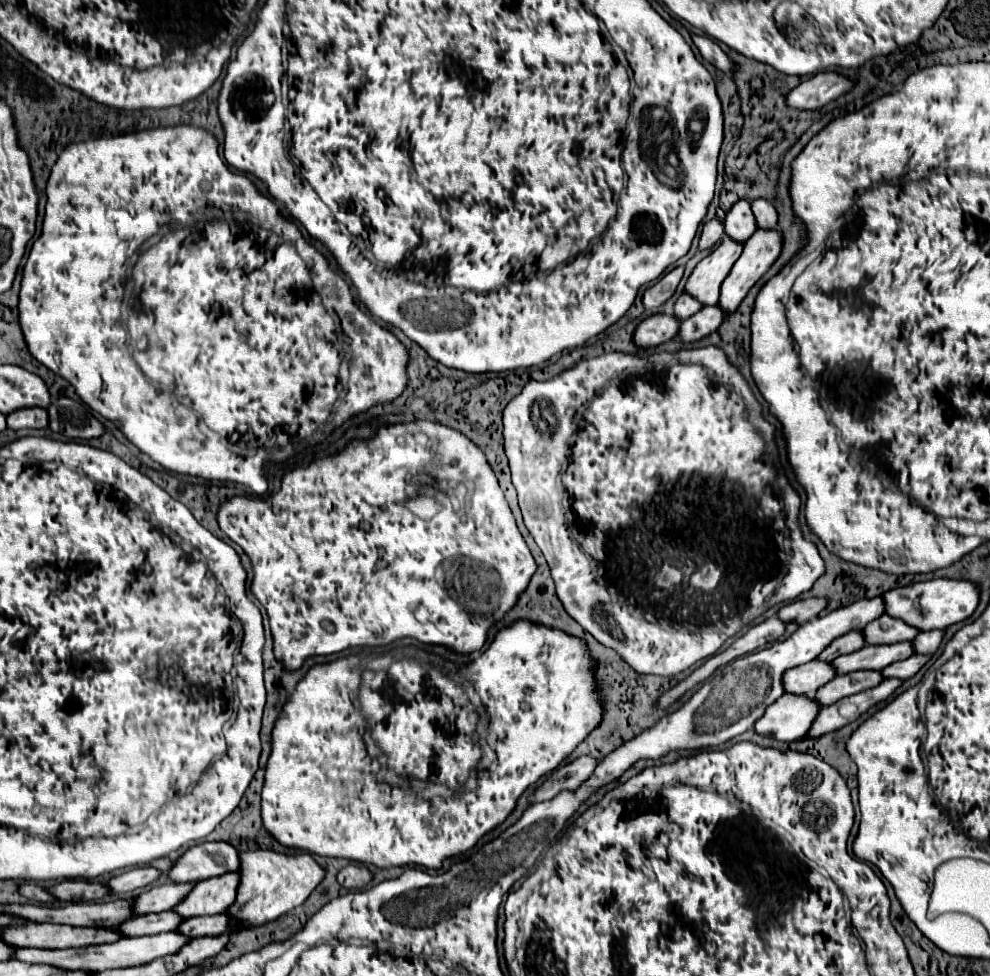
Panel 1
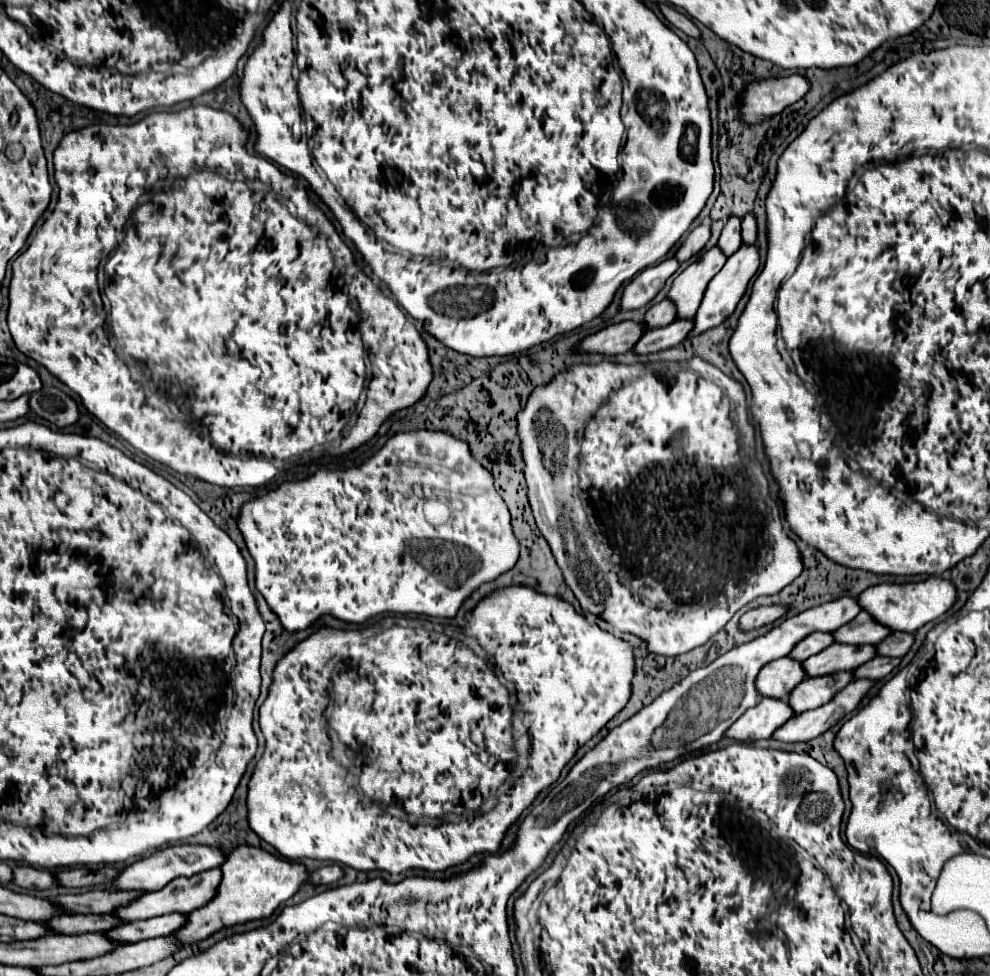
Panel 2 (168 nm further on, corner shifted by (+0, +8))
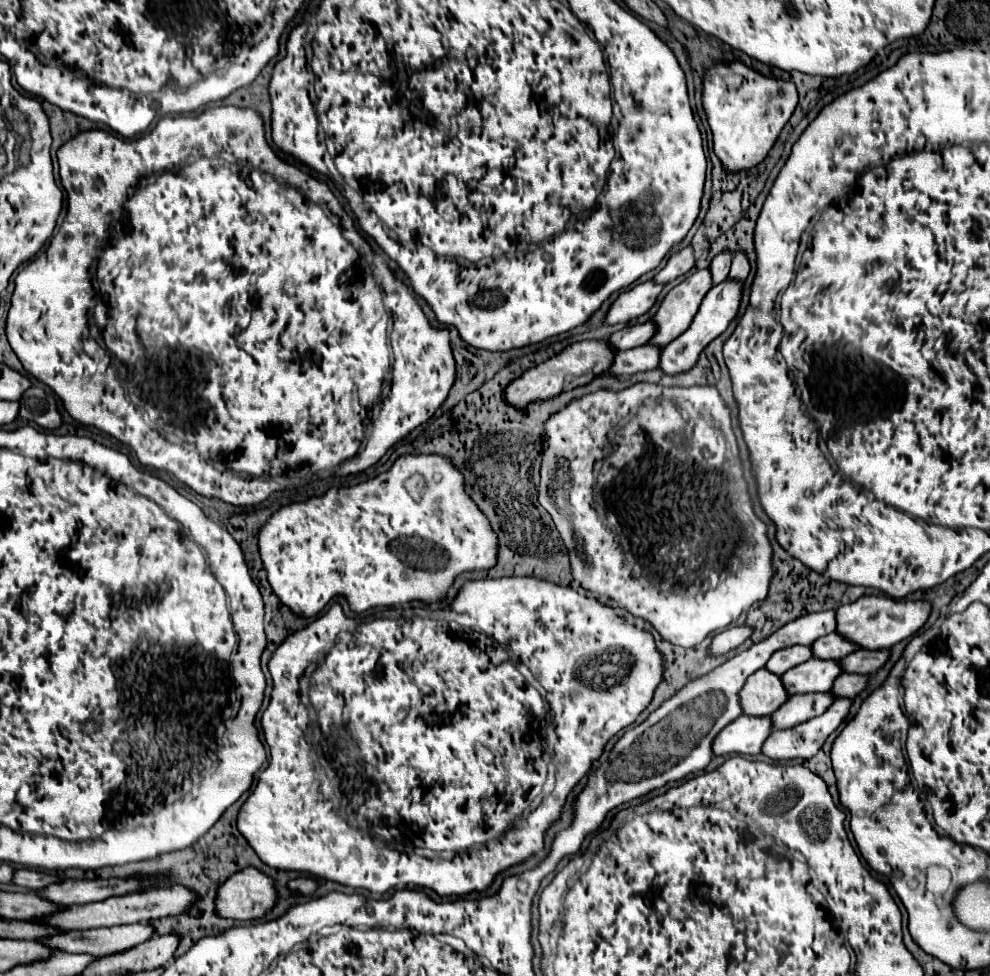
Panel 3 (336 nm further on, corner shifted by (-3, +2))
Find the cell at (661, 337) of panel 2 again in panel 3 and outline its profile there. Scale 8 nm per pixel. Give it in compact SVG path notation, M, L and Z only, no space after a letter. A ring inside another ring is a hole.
M643 344L637 348L617 352L609 372L615 372L615 376L647 372L647 370L653 370L659 366L659 362L661 362L659 358L661 358L661 346Z

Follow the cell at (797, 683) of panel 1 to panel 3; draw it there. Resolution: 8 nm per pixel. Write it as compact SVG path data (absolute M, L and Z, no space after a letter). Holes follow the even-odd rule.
M767 668L751 674L741 692L743 714L749 716L771 716L779 706L787 702L789 694L783 686L781 676Z

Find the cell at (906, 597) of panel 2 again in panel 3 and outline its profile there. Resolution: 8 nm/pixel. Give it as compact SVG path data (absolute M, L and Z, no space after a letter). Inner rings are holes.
M863 596L847 606L837 608L839 634L861 644L867 650L891 648L897 642L913 636L929 618L931 604L927 600L895 600L889 596Z

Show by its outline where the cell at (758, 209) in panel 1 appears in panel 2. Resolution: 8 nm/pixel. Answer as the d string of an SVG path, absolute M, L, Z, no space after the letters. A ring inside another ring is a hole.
M746 214L742 220L742 244L754 244L756 242L756 222L752 214Z

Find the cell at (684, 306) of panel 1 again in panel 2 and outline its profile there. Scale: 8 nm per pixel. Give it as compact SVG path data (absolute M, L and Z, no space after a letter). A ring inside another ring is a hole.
M662 300L660 304L652 306L646 314L644 314L644 326L648 330L660 328L660 326L668 326L672 320L676 320L676 308L670 300Z

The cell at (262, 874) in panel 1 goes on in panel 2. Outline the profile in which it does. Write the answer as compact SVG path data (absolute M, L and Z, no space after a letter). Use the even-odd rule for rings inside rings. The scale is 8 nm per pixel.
M238 846L228 856L228 860L220 870L222 870L222 878L220 878L220 886L216 888L216 898L212 898L212 902L192 910L186 916L186 924L172 934L178 942L192 944L222 930L222 926L228 928L234 924L268 918L282 902L292 898L308 878L308 872L302 864L278 858L274 854L268 854L252 846Z

